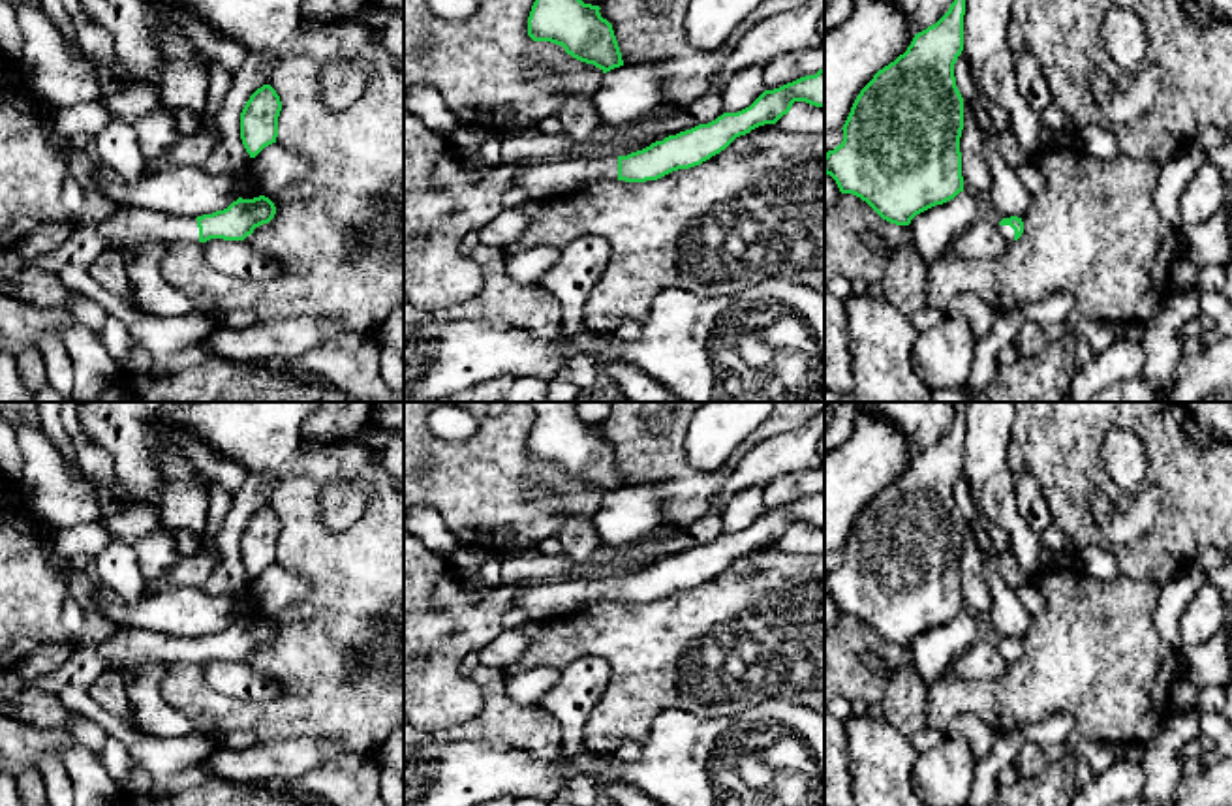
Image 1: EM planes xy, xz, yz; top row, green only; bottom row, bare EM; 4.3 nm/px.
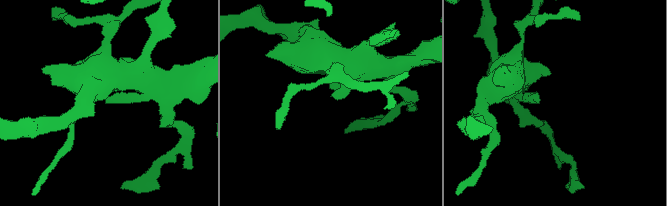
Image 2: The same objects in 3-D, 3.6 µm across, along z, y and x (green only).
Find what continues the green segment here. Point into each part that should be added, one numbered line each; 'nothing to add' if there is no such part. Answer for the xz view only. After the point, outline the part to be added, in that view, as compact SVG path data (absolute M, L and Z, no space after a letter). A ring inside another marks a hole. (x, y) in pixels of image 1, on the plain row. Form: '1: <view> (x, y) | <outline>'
1: xz (541, 602) | M618 577L597 581L562 581L556 584L520 586L511 609L520 609L530 620L552 620L582 611L586 605L618 599Z

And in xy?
1: xy (124, 650) | M131 628L113 633L96 644L98 652L109 661L111 669L128 671L143 663L199 663L195 639L171 639L163 633Z

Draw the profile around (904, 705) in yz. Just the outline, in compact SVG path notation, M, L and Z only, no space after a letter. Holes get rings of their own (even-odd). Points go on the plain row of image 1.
M913 667L896 671L888 680L881 701L881 714L907 738L928 727L928 690L930 682L926 682Z

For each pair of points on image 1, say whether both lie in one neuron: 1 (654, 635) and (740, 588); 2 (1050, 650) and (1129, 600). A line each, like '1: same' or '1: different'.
1: same
2: same

